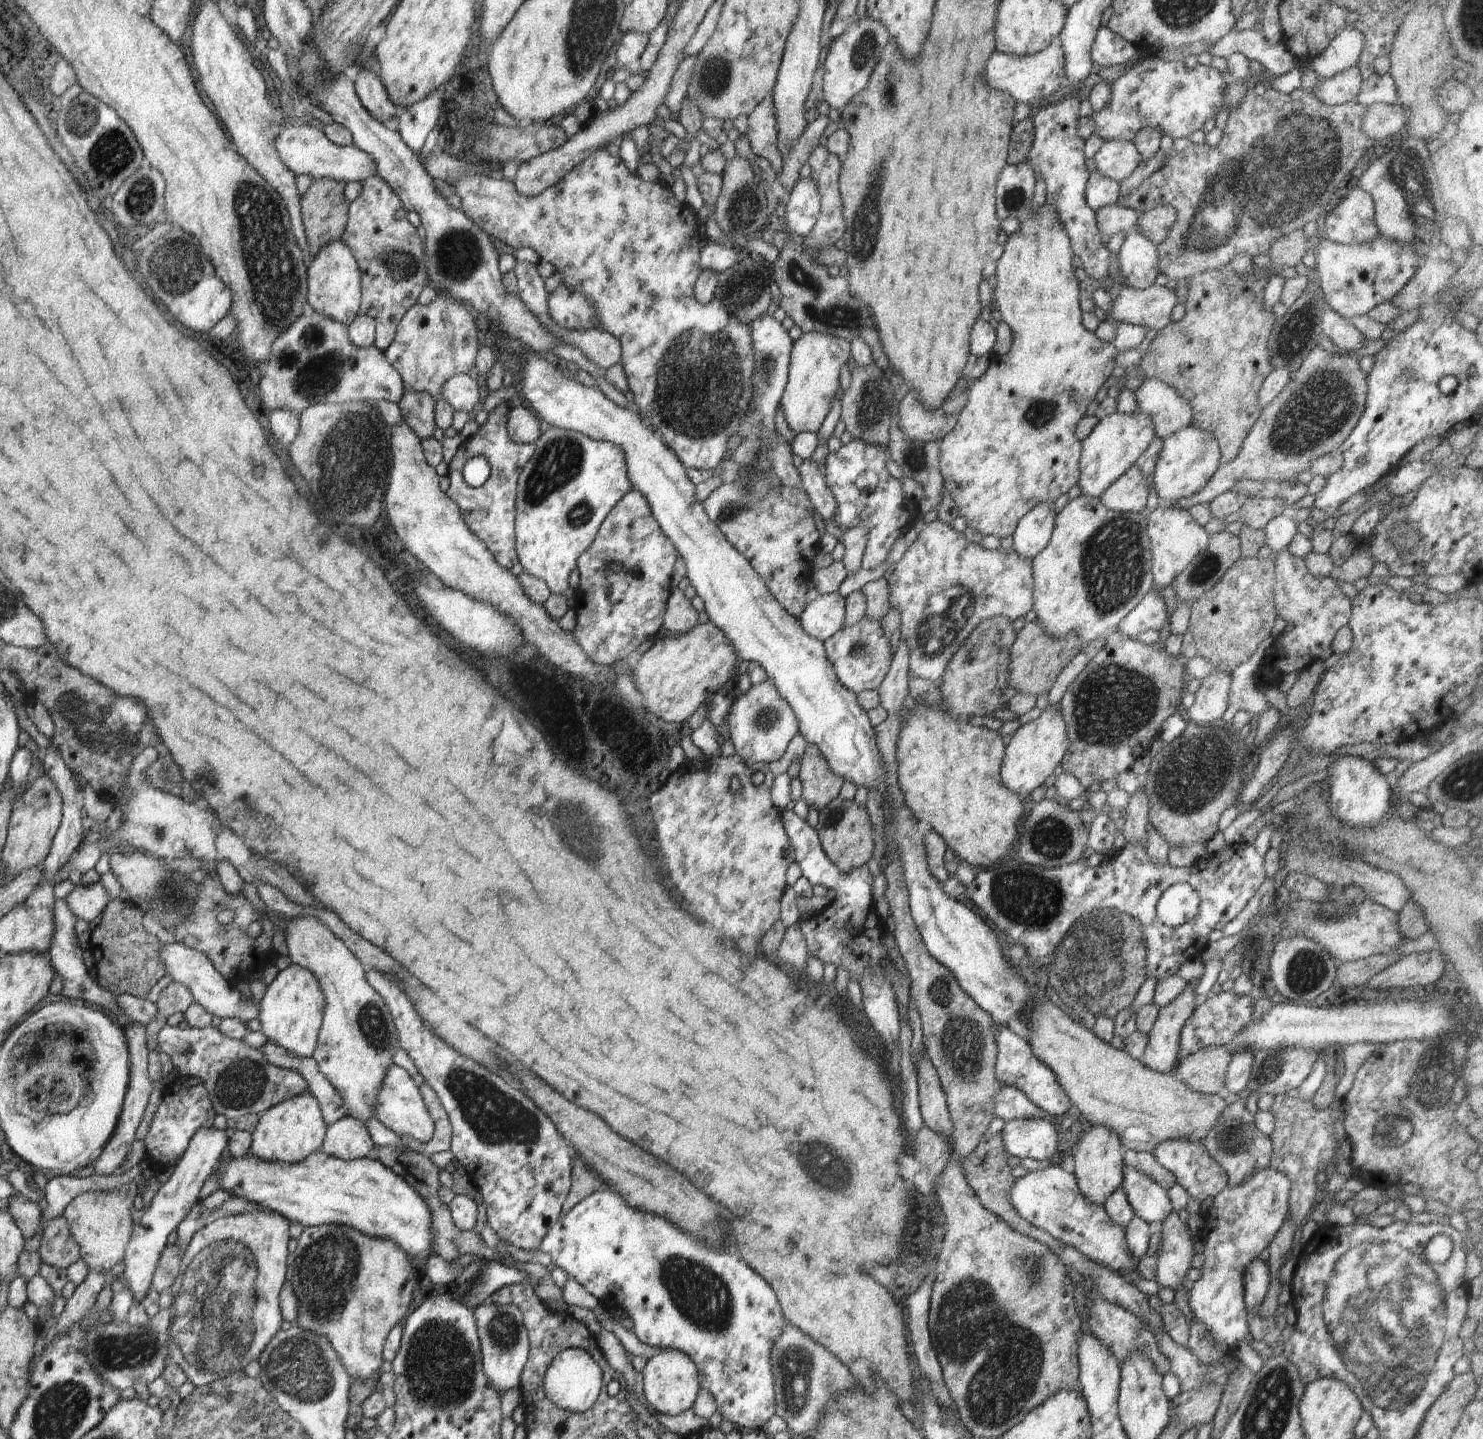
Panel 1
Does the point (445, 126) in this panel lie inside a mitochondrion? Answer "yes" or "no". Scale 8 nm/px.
no

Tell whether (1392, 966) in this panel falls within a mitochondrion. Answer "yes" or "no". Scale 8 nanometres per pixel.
no

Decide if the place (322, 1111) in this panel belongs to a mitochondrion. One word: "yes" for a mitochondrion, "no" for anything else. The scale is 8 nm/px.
no

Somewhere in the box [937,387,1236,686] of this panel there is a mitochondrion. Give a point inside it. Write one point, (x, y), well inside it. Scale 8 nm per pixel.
(1113, 570)

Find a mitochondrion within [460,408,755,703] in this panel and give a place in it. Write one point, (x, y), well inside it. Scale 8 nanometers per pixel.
(560, 461)

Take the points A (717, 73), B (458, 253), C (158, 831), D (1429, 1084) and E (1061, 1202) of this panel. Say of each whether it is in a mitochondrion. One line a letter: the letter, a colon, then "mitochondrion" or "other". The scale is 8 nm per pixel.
A: mitochondrion
B: mitochondrion
C: mitochondrion
D: mitochondrion
E: other

